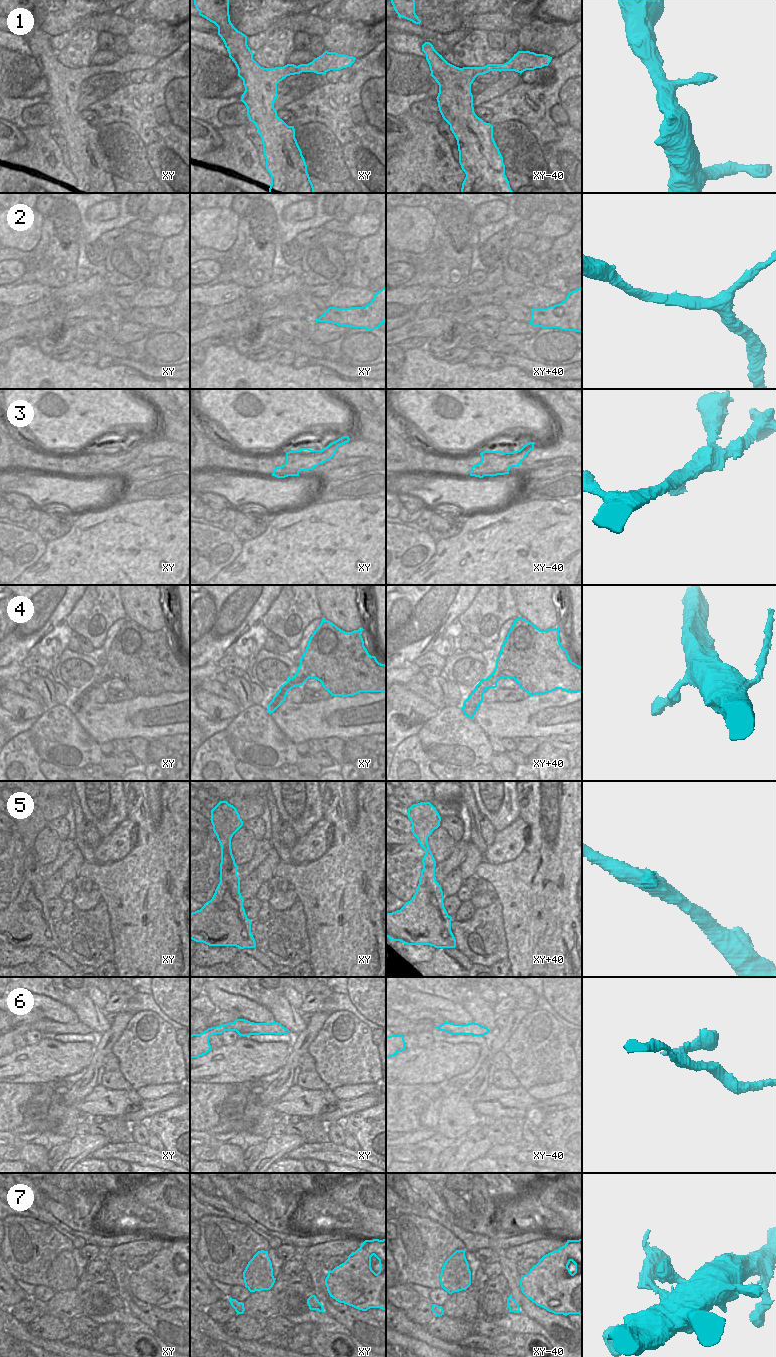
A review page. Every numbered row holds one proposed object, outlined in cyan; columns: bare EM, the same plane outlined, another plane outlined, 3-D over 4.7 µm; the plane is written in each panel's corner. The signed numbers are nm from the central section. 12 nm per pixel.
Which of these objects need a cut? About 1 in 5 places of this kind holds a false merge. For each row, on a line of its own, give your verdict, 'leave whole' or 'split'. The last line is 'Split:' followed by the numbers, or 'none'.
1: leave whole
2: leave whole
3: leave whole
4: leave whole
5: leave whole
6: leave whole
7: leave whole
Split: none

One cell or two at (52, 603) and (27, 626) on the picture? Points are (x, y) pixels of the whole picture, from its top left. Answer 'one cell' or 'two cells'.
one cell

